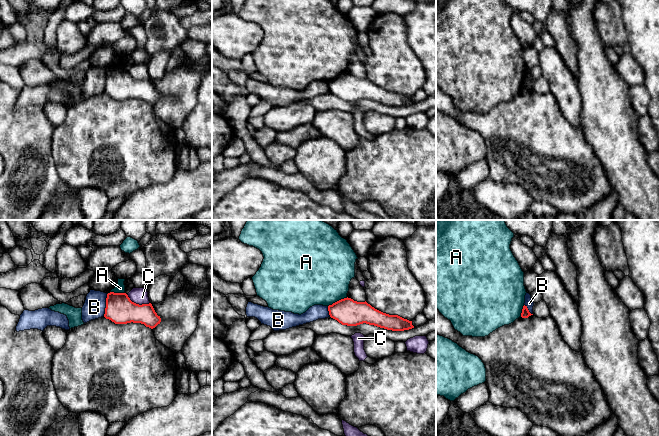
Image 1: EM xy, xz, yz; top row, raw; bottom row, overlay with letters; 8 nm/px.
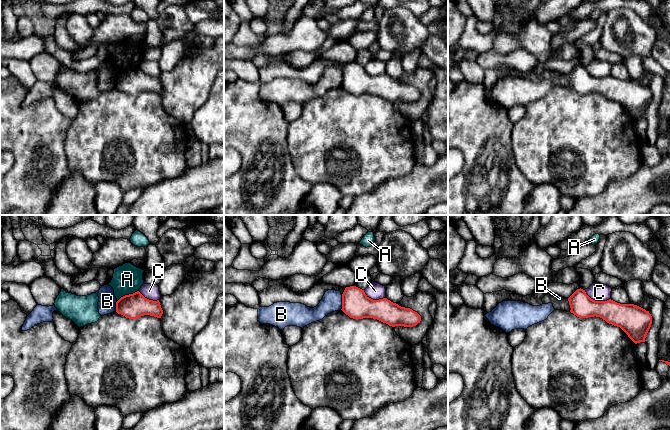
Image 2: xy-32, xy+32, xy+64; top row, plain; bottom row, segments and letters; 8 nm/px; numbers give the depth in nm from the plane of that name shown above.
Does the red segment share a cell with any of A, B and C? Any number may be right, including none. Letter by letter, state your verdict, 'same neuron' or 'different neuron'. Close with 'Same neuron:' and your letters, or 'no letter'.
A: different neuron
B: different neuron
C: different neuron
Same neuron: no letter

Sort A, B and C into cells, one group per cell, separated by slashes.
A / B / C

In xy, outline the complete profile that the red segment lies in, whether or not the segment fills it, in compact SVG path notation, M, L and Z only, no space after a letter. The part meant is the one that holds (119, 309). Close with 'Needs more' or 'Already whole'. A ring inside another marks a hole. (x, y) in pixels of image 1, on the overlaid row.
M126 293L107 294L104 317L115 324L141 323L151 329L161 322L151 303L136 304Z. Already whole

